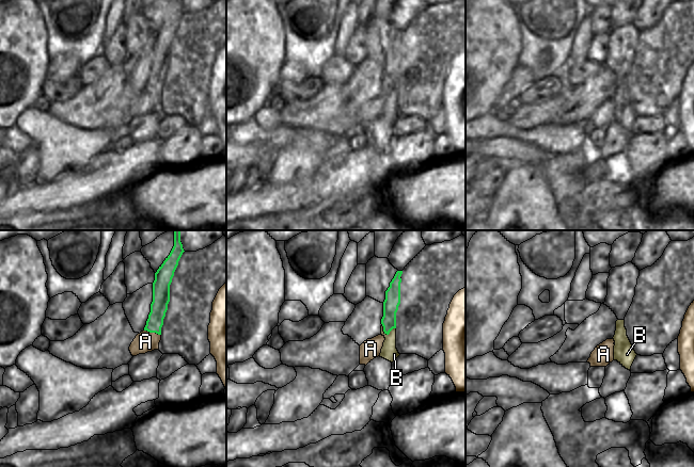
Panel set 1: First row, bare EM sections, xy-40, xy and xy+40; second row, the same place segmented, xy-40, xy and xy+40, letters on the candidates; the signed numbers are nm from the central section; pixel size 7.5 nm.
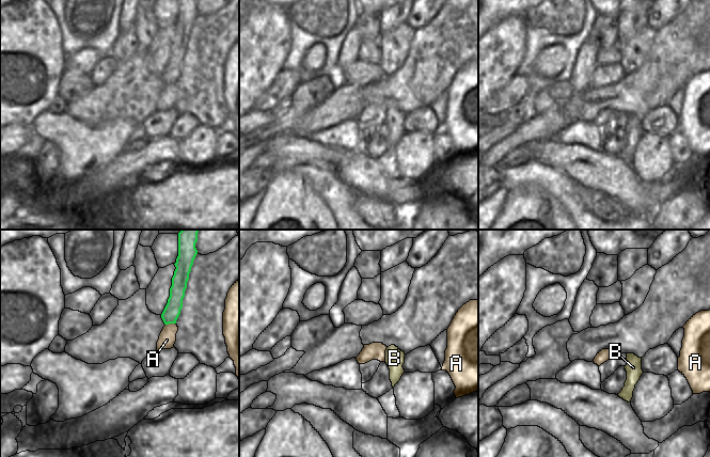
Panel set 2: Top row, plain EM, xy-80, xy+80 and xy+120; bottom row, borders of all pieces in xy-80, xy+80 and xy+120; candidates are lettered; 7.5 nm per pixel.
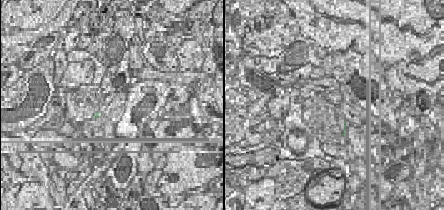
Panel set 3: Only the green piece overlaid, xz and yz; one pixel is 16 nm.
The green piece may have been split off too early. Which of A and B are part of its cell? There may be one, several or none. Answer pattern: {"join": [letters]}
{"join": ["B"]}

